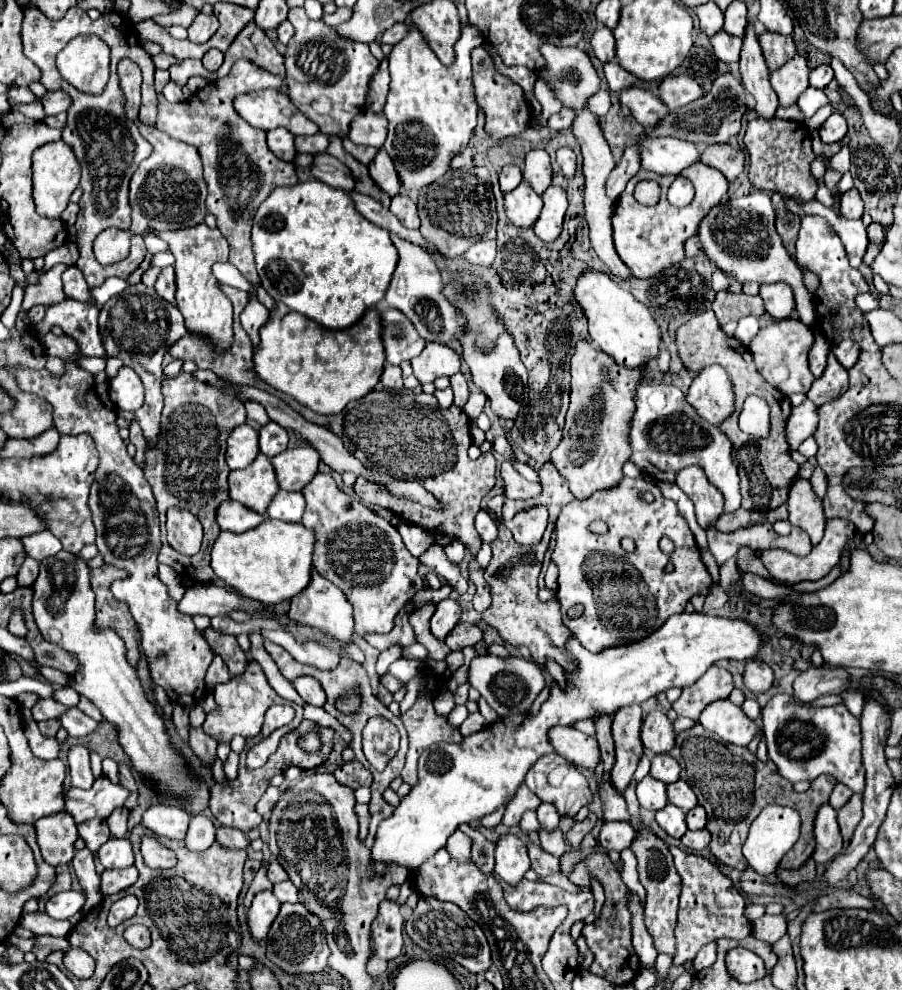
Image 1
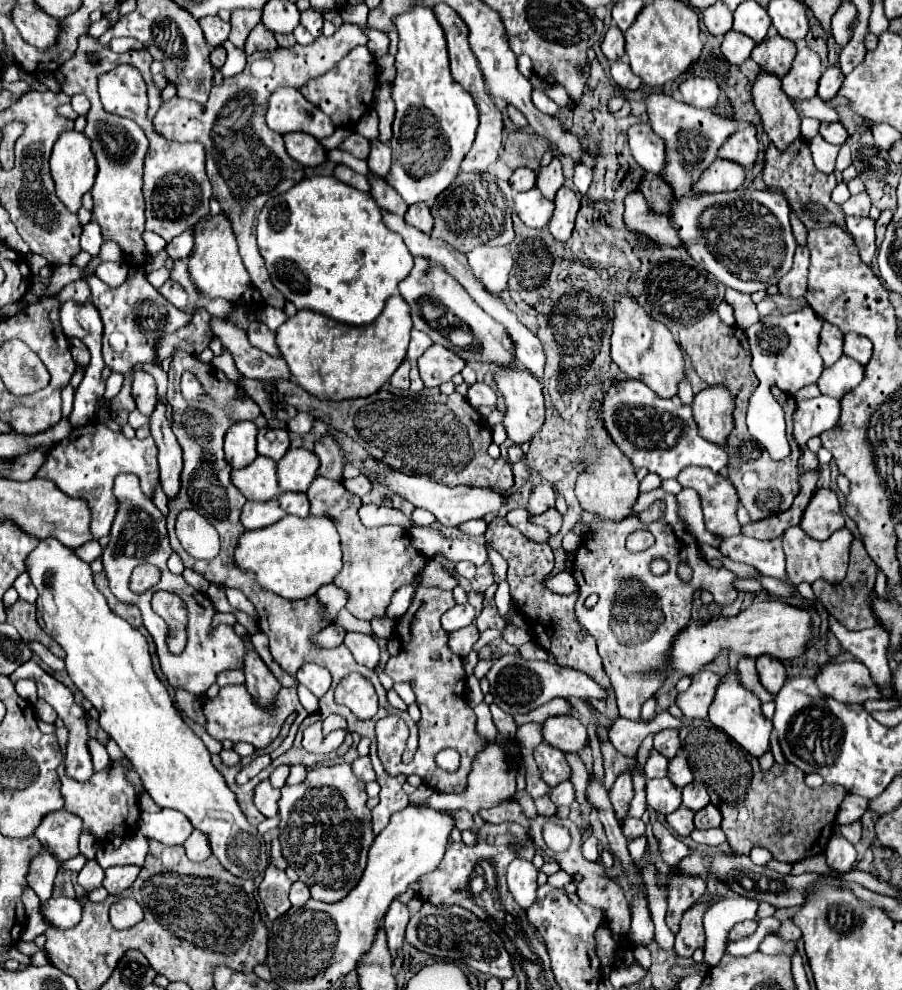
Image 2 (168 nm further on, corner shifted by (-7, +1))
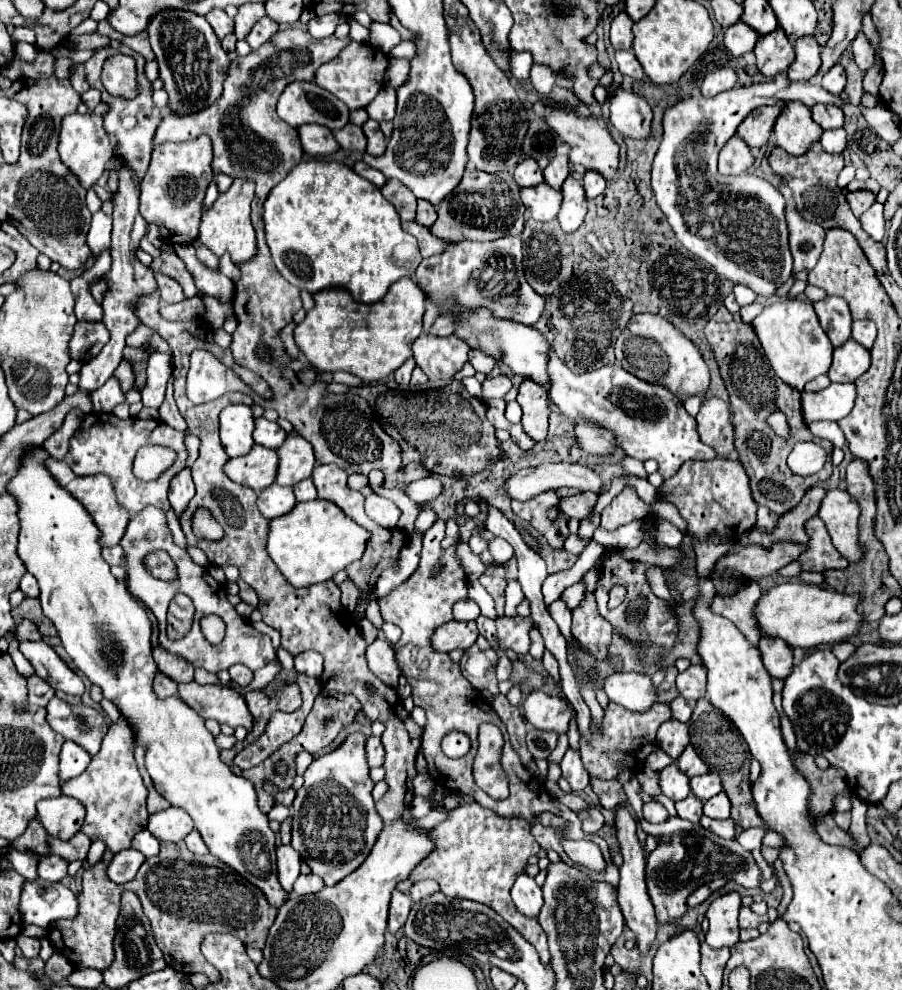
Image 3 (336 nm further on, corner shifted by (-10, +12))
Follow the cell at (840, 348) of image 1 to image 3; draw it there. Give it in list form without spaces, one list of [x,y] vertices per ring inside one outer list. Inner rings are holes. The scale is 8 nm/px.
[[[855,320],[853,322],[853,340],[857,340],[867,350],[871,350],[875,336],[877,336],[877,328],[871,320]]]

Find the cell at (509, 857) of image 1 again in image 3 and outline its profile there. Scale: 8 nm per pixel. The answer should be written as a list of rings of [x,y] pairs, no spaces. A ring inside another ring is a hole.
[[[521,874],[515,880],[511,898],[523,916],[527,916],[527,918],[539,916],[539,910],[543,906],[543,894],[541,894],[541,888],[535,884],[535,880],[529,878],[527,874]]]

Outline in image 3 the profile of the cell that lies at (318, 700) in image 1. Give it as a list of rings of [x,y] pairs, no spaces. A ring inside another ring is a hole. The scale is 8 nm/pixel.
[[[301,652],[293,660],[295,660],[295,670],[299,674],[319,678],[323,672],[323,658],[319,652]]]

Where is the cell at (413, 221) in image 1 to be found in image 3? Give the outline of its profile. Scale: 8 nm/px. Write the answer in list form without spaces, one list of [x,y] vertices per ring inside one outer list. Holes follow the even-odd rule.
[[[419,200],[419,204],[417,204],[417,218],[415,218],[415,220],[417,220],[421,226],[431,228],[431,226],[435,224],[435,220],[437,220],[435,206],[429,204],[429,202],[425,202],[425,200]]]

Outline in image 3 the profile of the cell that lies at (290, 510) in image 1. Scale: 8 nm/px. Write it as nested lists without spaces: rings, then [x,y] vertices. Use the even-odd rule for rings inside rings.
[[[309,478],[309,480],[303,480],[303,482],[297,482],[297,484],[293,486],[293,492],[295,492],[295,496],[297,496],[299,502],[315,500],[315,498],[317,498],[317,488],[315,488],[315,484],[313,484],[311,478]]]

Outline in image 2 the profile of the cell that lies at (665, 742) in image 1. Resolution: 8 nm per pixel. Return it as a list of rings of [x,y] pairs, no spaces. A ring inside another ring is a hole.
[[[662,729],[654,735],[654,749],[662,753],[666,759],[672,759],[680,749],[680,739],[676,729]]]

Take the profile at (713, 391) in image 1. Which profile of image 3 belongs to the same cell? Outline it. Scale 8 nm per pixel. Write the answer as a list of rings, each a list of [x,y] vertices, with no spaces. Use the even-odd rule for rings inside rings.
[[[705,398],[695,420],[701,440],[711,446],[717,456],[729,456],[735,436],[727,404],[719,398]]]

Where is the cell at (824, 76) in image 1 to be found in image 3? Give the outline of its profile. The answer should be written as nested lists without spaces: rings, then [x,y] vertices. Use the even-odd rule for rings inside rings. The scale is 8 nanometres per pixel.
[[[837,64],[837,66],[833,66],[825,76],[823,76],[823,80],[821,80],[821,86],[829,92],[829,94],[833,94],[833,96],[839,96],[841,92],[843,92],[843,88],[845,88],[845,70],[843,70],[843,66],[841,64]]]

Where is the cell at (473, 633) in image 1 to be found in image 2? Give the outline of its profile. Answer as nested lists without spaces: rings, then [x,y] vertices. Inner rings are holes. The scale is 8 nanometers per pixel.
[[[468,625],[464,629],[452,631],[450,639],[448,639],[448,645],[454,653],[458,653],[460,657],[466,657],[472,651],[472,645],[478,641],[478,637],[480,637],[480,633],[478,633],[476,625]]]

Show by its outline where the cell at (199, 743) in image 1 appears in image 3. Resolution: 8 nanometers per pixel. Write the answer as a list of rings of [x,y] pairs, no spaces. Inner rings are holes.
[[[153,646],[153,658],[155,658],[159,670],[165,672],[175,682],[191,682],[193,680],[195,668],[185,658],[179,658],[177,654],[163,650],[163,646]]]

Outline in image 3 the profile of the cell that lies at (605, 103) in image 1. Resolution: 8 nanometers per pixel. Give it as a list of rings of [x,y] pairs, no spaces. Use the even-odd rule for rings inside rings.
[[[534,64],[531,68],[531,84],[539,94],[549,94],[555,84],[557,74],[548,66]]]

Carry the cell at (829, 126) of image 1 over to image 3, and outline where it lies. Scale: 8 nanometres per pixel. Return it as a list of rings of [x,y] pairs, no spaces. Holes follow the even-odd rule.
[[[815,104],[811,108],[813,120],[823,128],[841,128],[843,126],[843,110],[837,106],[827,106],[827,104]]]

